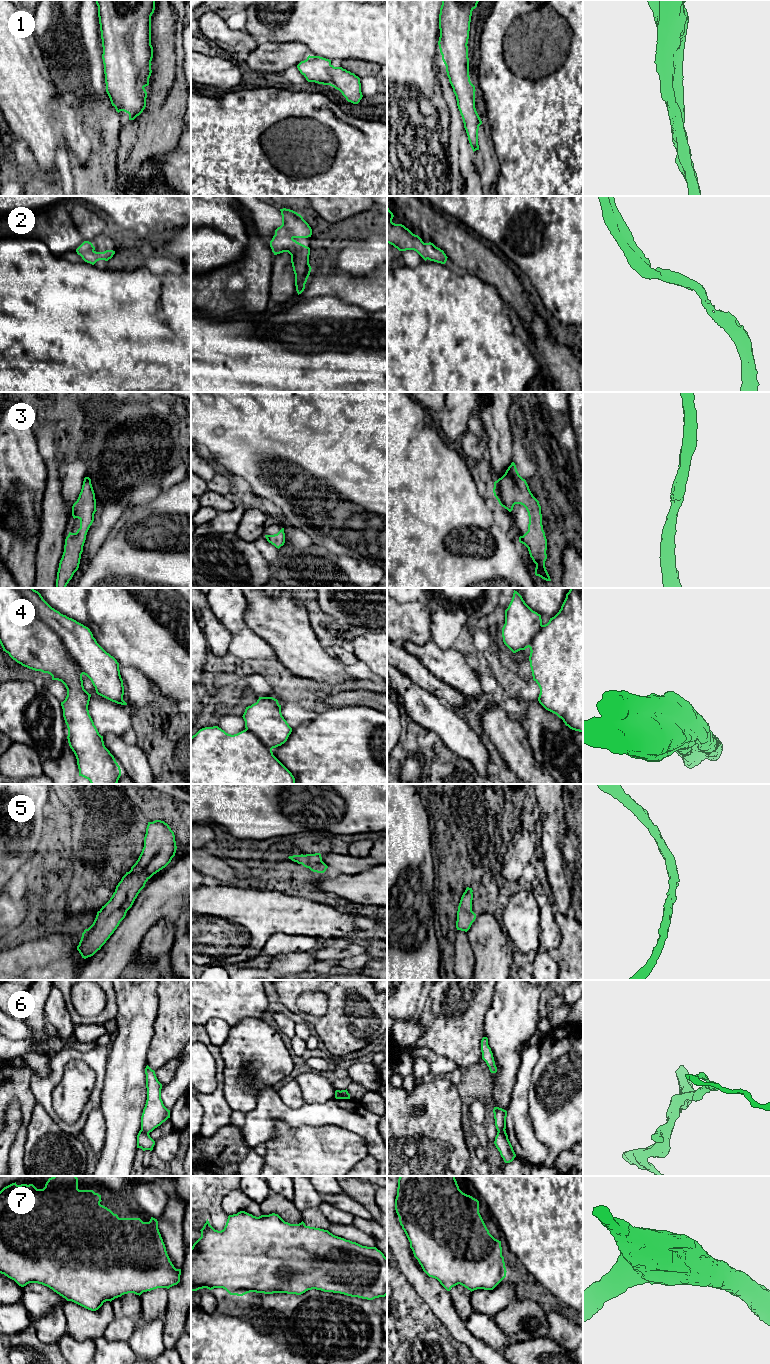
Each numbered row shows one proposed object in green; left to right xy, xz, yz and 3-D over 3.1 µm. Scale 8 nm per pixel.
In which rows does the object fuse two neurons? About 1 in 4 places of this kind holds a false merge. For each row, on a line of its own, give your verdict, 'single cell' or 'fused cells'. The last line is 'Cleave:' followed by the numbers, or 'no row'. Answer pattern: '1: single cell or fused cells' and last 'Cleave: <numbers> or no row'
1: single cell
2: single cell
3: single cell
4: single cell
5: single cell
6: fused cells
7: single cell
Cleave: 6

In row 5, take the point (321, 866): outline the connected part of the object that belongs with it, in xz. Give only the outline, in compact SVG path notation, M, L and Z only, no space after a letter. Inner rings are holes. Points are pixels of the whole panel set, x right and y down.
M320 853L293 855L288 858L298 864L302 864L304 867L309 868L313 872L324 873L328 868L328 866L322 861Z

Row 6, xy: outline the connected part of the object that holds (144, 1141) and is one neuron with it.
M140 1130L137 1135L137 1148L145 1150L153 1150L155 1141L150 1137L150 1135L143 1130Z

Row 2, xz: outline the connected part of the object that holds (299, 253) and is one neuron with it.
M280 209L282 225L275 230L275 235L270 241L274 255L288 252L295 274L296 291L301 294L311 272L309 264L310 248L297 242L296 238L308 238L312 229L303 217L290 209Z

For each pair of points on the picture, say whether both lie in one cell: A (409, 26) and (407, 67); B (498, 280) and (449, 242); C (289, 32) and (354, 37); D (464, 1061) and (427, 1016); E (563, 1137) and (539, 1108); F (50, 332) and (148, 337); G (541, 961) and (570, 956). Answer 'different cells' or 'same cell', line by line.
A: same cell
B: same cell
C: same cell
D: same cell
E: same cell
F: same cell
G: same cell

